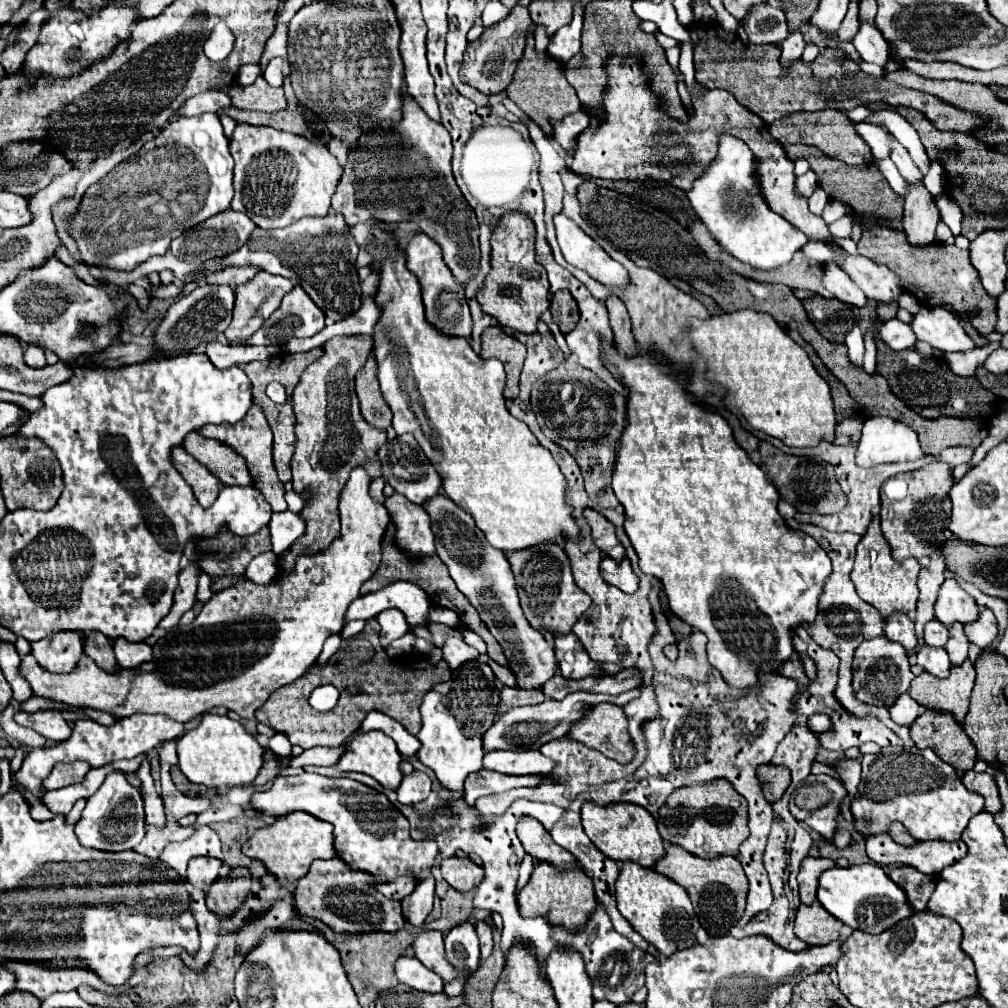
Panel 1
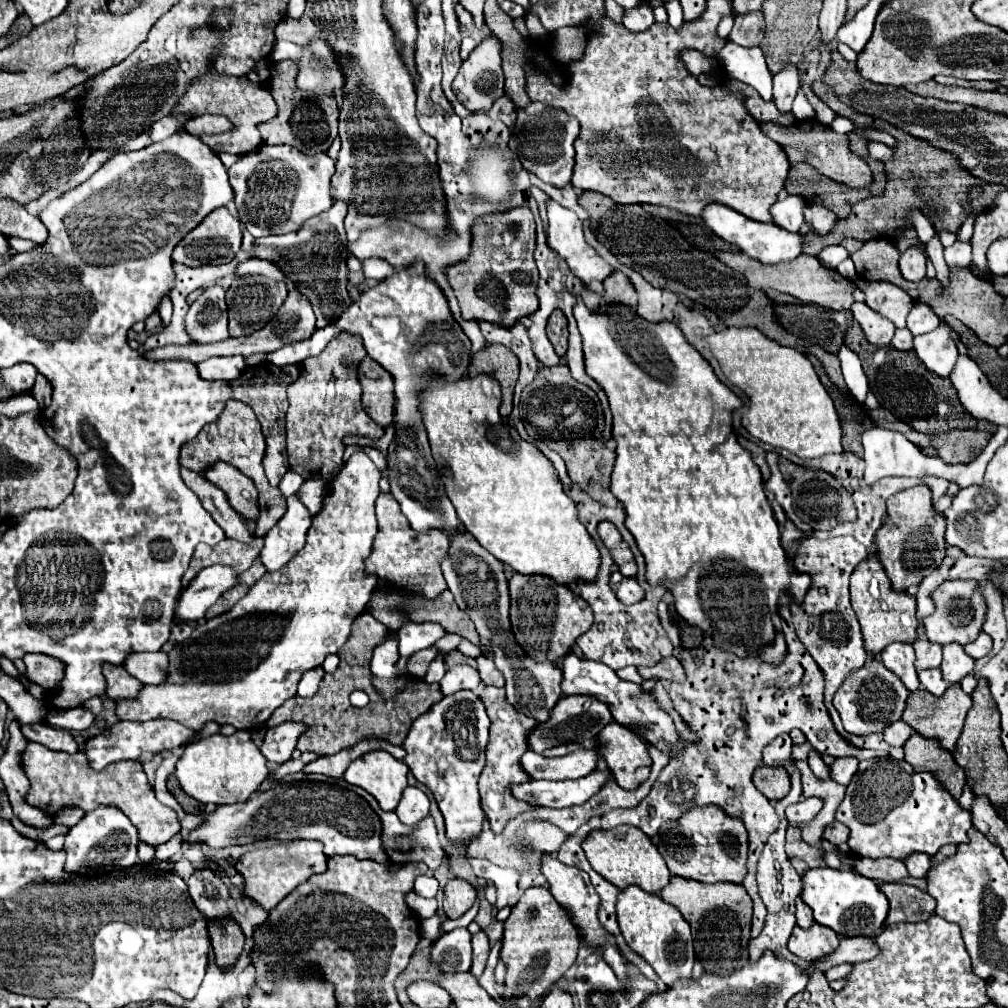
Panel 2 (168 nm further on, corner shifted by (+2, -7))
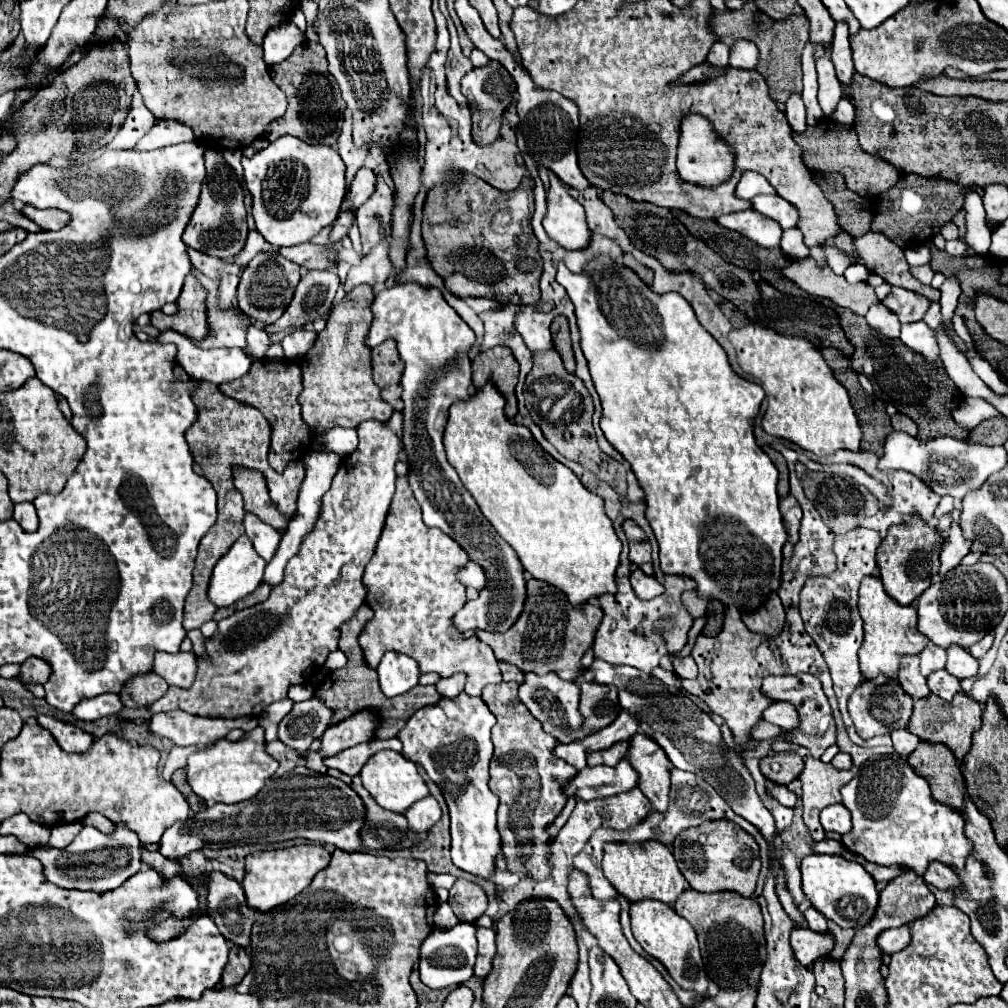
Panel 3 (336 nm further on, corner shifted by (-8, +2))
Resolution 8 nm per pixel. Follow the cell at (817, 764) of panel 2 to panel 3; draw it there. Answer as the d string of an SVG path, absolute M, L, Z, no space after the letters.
M795 674L795 676L769 676L763 680L761 692L773 700L785 700L791 702L799 712L799 728L789 734L789 740L809 748L813 758L821 758L821 754L835 744L835 722L831 716L831 706L827 702L827 696L823 694L821 682L811 674Z

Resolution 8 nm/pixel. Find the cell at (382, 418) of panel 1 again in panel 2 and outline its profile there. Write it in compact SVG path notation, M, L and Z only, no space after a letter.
M371 357L359 363L359 381L363 387L363 407L381 427L393 423L393 377Z

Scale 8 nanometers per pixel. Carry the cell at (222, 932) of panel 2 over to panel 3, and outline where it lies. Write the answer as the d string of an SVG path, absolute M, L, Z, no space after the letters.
M233 944L231 950L229 950L229 962L223 970L223 978L221 978L221 984L223 986L233 986L233 984L239 984L245 976L245 972L249 972L249 956L247 956L247 950L243 946L237 946Z

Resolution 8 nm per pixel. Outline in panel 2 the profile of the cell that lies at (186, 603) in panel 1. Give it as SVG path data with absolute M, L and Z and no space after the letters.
M229 565L205 567L191 585L181 593L177 605L177 617L185 621L199 621L207 609L229 589L239 583L239 573Z

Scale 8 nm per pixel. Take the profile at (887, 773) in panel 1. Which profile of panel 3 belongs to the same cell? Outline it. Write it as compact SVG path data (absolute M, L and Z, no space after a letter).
M897 754L863 762L855 770L855 778L841 788L841 796L853 816L853 830L843 836L843 846L869 862L909 866L923 876L931 860L963 868L969 848L973 848L965 836L963 812L933 800L929 782Z

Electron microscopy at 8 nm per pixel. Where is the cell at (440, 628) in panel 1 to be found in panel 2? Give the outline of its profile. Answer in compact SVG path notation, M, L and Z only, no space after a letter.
M451 651L451 653L447 655L447 661L445 661L447 669L451 669L453 665L459 665L459 663L469 663L470 666L477 669L477 663L475 659L463 657L459 651Z

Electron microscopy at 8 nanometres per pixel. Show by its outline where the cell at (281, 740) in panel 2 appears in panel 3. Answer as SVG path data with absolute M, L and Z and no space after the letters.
M317 698L297 702L279 724L279 740L303 754L309 750L309 744L315 738L321 738L321 734L329 728L331 714L333 712Z

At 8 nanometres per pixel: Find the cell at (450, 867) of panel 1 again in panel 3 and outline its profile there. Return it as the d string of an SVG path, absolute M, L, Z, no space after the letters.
M457 878L457 882L449 890L449 902L461 922L475 922L487 910L485 890L465 878Z

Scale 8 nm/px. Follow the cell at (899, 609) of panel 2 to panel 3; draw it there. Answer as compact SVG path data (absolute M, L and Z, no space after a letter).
M879 576L863 578L859 588L859 612L863 618L863 630L865 630L859 662L861 662L861 672L867 680L877 678L879 672L887 674L889 678L895 678L899 668L899 658L903 654L919 654L929 644L929 638L917 630L917 608L911 604L901 606L897 600L893 600L885 592Z

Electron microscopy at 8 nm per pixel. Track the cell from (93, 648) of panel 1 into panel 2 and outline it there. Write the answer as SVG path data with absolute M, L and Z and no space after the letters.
M103 665L103 675L107 679L107 697L111 701L135 699L139 695L139 689L143 689L143 683L131 677L123 667Z

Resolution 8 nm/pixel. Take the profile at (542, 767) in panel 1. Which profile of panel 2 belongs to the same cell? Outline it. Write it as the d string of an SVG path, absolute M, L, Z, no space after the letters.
M591 741L587 749L575 749L563 757L543 757L539 753L527 751L521 757L525 771L531 779L579 779L597 769L597 761L601 759L599 743Z

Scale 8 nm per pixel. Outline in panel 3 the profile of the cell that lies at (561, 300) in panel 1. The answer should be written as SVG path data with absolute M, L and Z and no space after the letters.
M557 316L551 324L551 334L555 342L555 350L565 360L565 369L569 373L575 372L575 356L571 348L571 332L569 332L569 320L565 316Z

